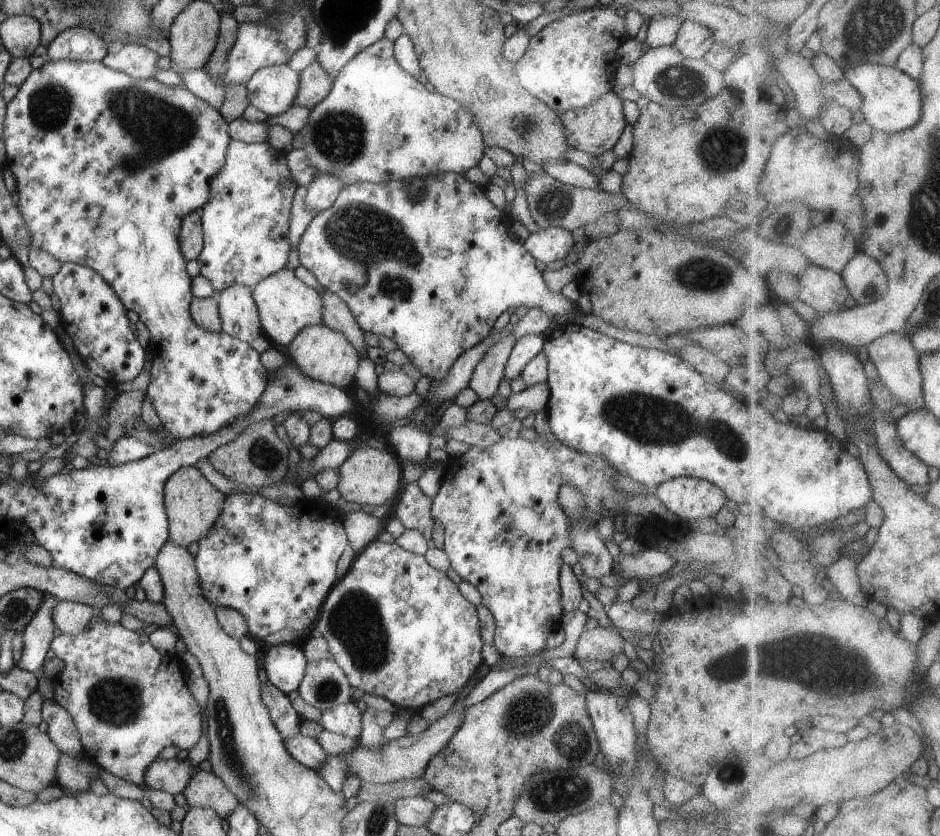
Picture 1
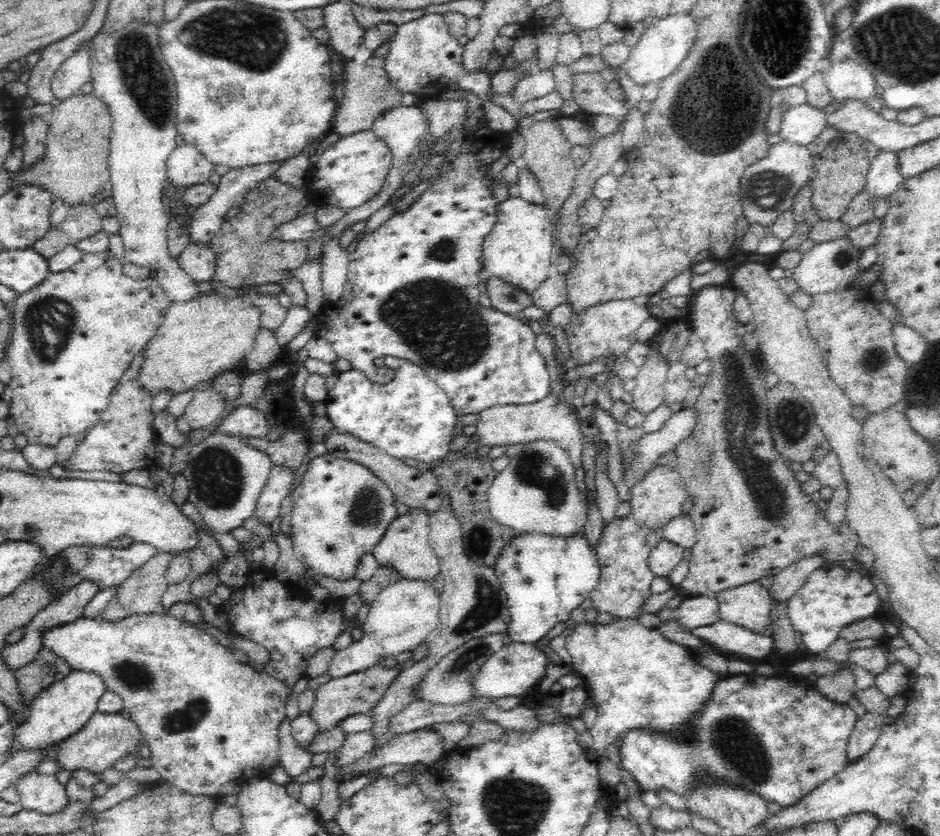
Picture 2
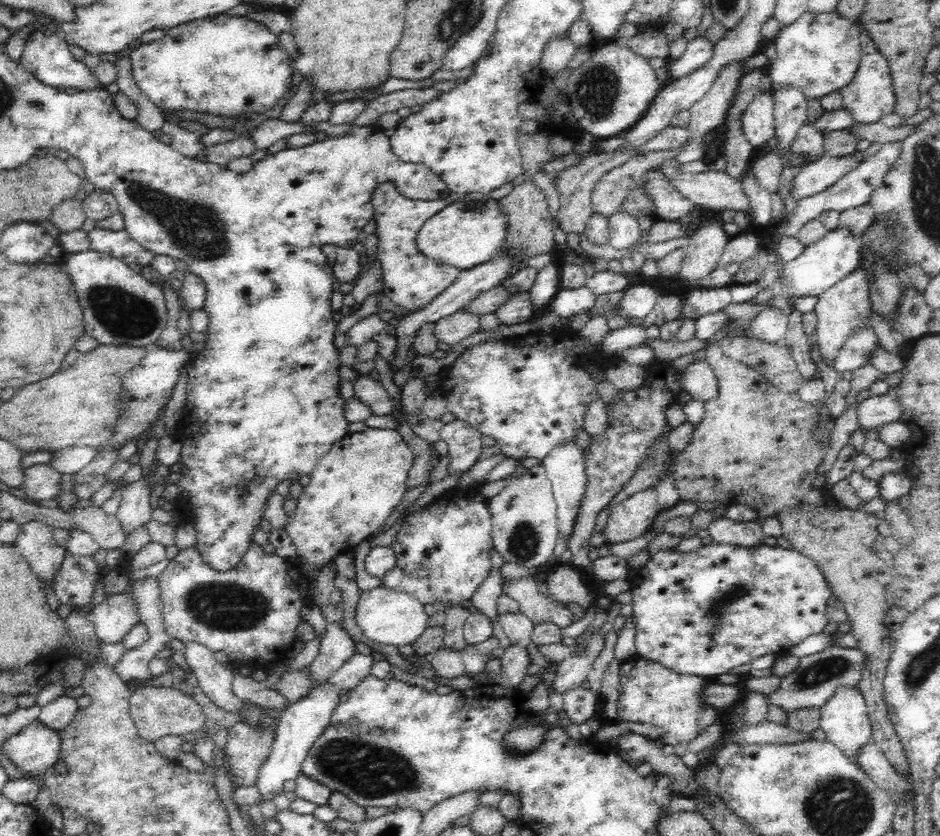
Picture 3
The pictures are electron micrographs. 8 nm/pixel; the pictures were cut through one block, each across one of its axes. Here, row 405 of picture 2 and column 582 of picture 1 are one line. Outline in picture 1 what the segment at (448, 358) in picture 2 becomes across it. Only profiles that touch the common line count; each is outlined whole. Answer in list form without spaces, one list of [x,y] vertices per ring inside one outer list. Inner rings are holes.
[[[542,436],[536,441],[502,437],[490,448],[471,447],[468,452],[445,462],[440,490],[432,501],[432,516],[444,526],[444,552],[456,574],[476,586],[484,605],[494,617],[496,632],[493,645],[502,657],[524,658],[545,650],[547,638],[560,626],[563,617],[560,605],[560,567],[562,550],[570,547],[570,520],[558,504],[558,490],[562,484],[572,484],[582,494],[586,508],[584,518],[600,522],[600,518],[624,515],[624,504],[631,493],[616,490],[616,478],[621,474],[604,458],[572,450],[556,436],[550,442]]]

